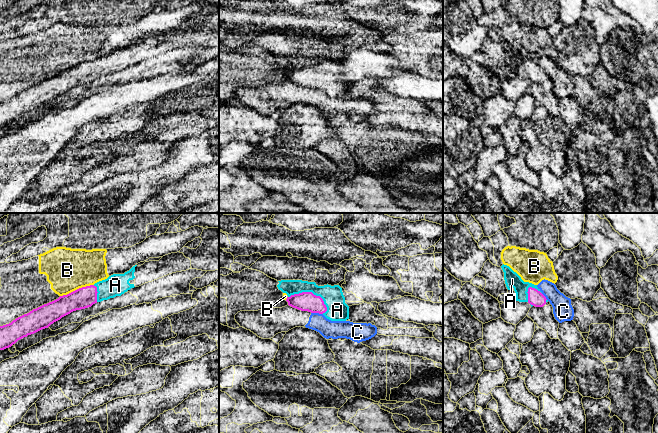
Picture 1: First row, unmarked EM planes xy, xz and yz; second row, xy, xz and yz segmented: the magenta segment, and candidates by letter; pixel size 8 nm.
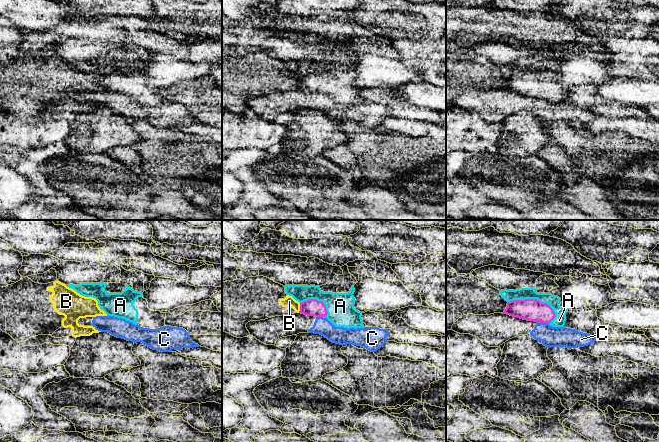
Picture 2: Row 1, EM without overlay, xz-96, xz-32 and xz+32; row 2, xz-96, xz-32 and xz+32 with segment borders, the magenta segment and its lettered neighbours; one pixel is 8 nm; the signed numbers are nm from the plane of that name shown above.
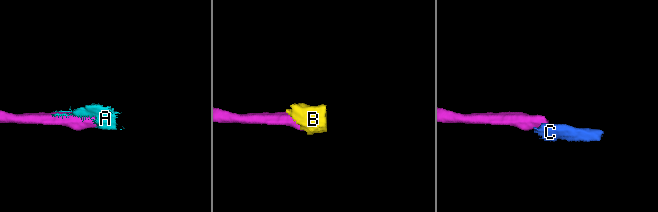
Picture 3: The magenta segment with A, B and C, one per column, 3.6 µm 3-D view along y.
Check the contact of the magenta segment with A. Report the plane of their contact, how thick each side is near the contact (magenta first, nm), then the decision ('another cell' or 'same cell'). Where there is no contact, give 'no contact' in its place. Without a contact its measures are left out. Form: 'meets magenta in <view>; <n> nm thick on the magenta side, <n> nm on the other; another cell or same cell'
meets magenta in xz; 160 nm thick on the magenta side, 170 nm on the other; same cell

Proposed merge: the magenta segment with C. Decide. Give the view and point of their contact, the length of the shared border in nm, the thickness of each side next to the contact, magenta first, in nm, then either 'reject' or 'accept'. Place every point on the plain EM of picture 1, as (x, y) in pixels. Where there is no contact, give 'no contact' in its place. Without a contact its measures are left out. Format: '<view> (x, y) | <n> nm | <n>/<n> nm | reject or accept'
xz (317, 88) | 100 nm | 160/140 nm | reject

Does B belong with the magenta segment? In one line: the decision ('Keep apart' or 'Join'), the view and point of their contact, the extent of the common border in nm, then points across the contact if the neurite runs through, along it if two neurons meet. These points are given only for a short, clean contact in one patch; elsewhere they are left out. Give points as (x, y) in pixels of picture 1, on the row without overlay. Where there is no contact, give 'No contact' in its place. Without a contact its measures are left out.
Keep apart. Touches magenta at xy (77, 65). Shared border 280 nm. Boundary: xy (93, 60), (79, 63), (60, 72)

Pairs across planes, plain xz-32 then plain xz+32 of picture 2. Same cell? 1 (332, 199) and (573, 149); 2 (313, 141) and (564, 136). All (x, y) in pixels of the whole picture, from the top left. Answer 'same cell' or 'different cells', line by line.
1: different cells
2: different cells

